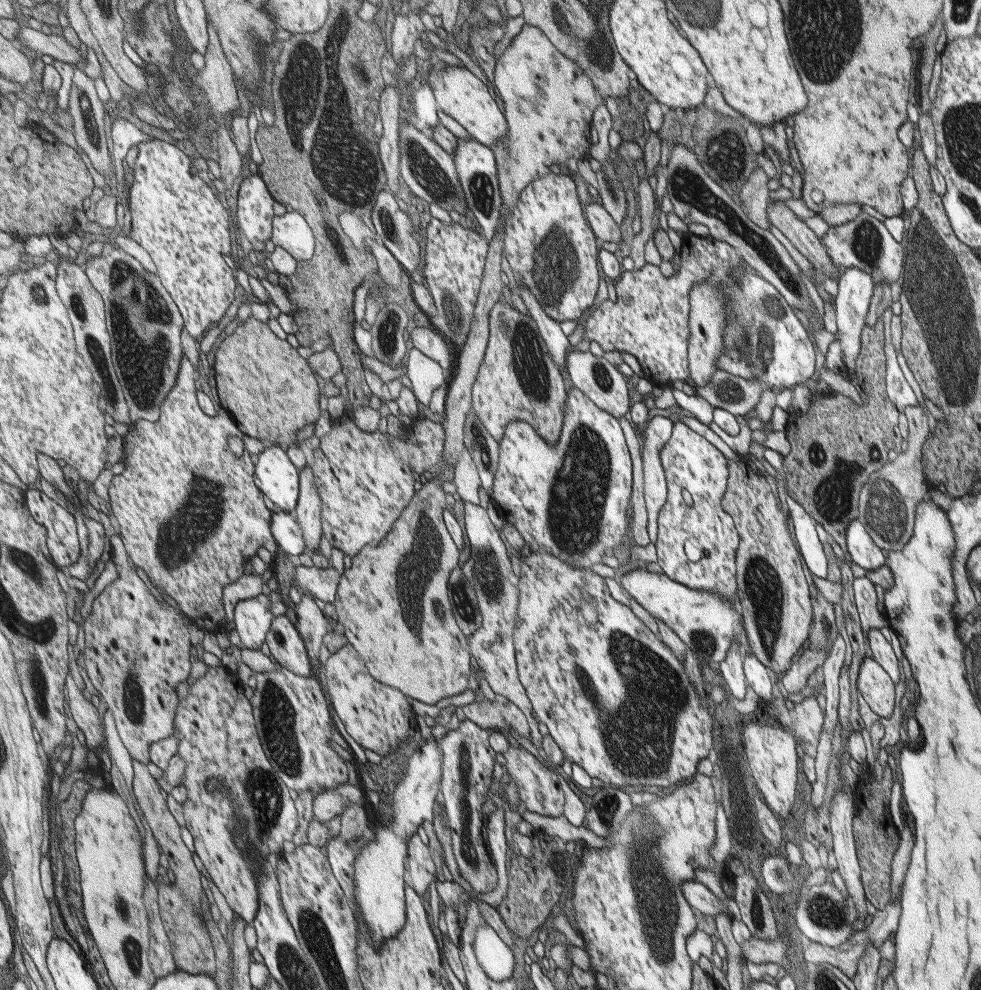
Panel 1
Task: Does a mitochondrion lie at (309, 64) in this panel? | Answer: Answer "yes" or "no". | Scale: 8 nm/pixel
yes

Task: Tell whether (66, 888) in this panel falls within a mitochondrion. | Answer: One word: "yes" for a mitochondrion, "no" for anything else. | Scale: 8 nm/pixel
no

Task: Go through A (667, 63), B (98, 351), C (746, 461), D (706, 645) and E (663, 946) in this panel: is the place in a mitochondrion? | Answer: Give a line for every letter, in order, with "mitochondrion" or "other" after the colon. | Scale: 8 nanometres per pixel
A: other
B: mitochondrion
C: other
D: mitochondrion
E: mitochondrion

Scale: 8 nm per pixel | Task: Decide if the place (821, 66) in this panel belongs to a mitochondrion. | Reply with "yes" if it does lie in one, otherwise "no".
yes

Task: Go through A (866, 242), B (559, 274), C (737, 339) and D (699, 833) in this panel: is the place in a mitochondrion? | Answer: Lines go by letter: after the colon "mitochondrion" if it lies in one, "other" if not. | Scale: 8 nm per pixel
A: mitochondrion
B: mitochondrion
C: mitochondrion
D: other

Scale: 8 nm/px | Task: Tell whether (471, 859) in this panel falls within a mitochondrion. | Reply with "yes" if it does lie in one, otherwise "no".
no

